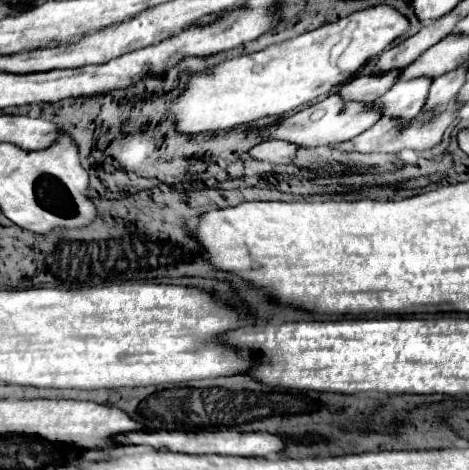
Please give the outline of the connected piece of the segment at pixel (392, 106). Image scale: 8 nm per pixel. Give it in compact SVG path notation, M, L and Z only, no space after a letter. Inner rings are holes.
M401 80L385 96L375 100L375 104L385 106L385 116L397 116L405 124L417 116L425 106L425 96L429 96L429 84L433 80Z

